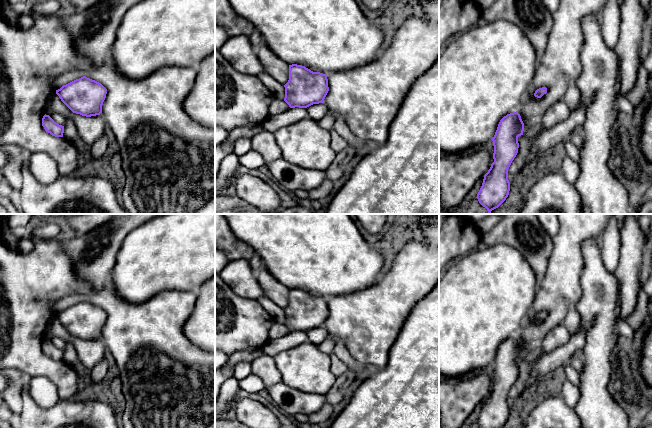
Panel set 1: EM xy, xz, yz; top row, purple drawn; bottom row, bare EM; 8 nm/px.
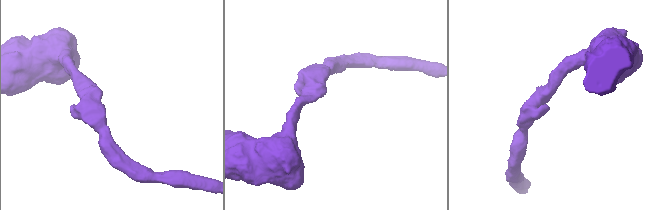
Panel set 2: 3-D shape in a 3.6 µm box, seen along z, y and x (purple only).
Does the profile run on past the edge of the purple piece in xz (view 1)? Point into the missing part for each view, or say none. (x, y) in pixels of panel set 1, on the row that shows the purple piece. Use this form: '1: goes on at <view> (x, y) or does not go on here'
1: does not go on here

